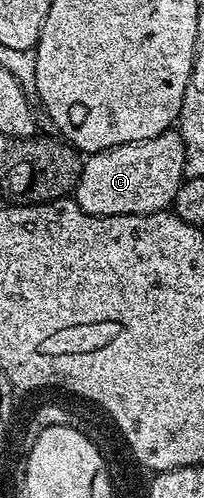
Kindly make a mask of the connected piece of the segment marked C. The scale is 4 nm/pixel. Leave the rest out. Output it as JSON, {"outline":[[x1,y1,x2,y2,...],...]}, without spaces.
{"outline":[[177,130,87,155,72,196,93,216,147,216,167,211,186,176,186,147]]}

